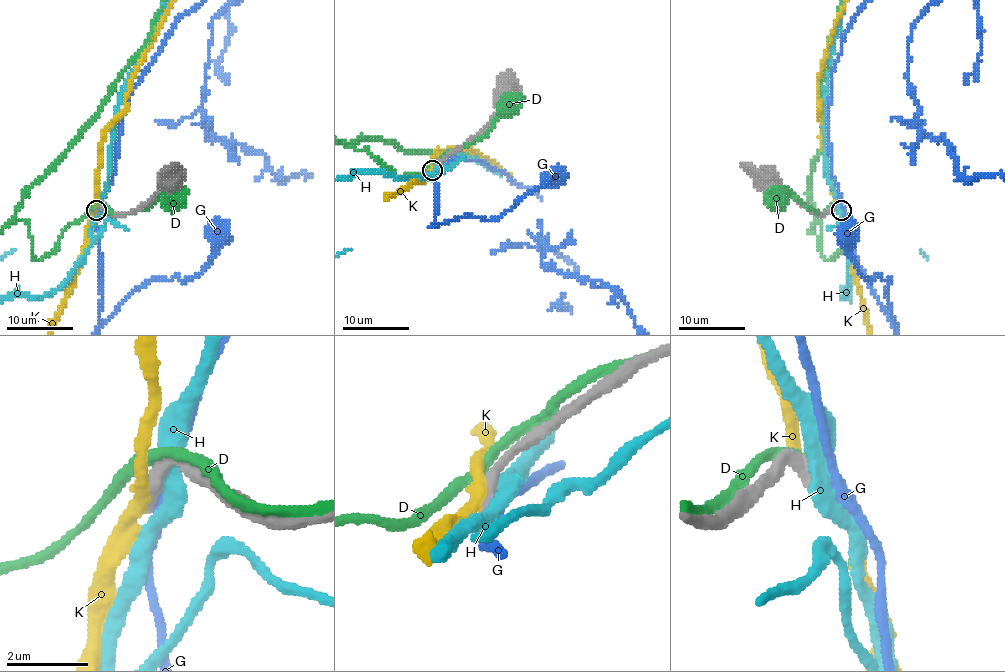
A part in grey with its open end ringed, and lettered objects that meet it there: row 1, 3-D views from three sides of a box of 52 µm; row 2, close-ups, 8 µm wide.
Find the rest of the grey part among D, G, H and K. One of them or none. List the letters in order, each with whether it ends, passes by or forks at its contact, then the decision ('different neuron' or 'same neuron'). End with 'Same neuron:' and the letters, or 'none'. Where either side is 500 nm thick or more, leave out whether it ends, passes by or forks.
D: it passes by | different neuron
G: it passes by | different neuron
H: it passes by | different neuron
K: it passes by | same neuron
Same neuron: K

